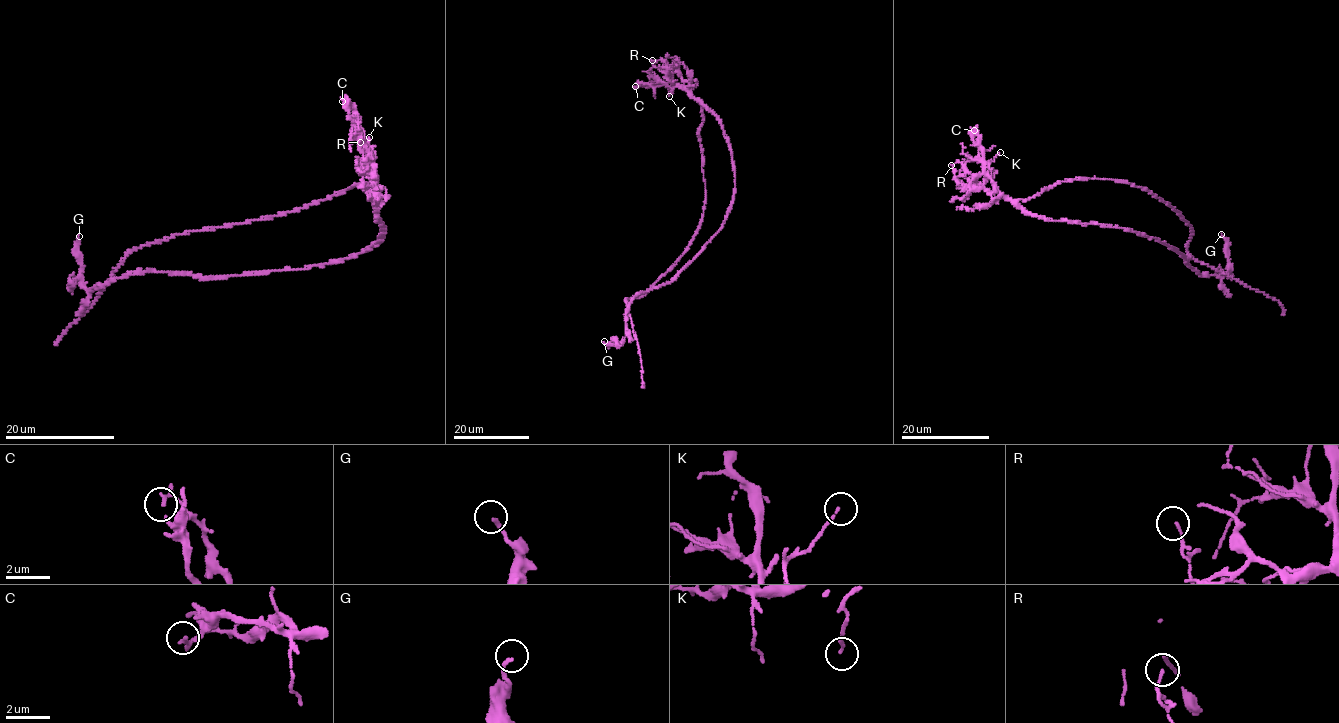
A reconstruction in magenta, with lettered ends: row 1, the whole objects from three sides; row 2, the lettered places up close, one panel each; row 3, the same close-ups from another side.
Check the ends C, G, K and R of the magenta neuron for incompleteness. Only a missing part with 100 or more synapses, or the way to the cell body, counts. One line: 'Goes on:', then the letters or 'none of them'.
Goes on: none of them

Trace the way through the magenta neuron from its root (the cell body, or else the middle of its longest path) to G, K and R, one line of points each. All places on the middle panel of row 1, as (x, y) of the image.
G: (702, 115), (700, 102), (719, 121), (732, 152), (731, 209), (672, 279), (634, 296), (623, 340), (604, 341)
K: (702, 115), (702, 106), (685, 88), (672, 86), (669, 96)
R: (702, 115), (702, 106), (685, 88), (680, 74), (666, 60), (652, 60)

